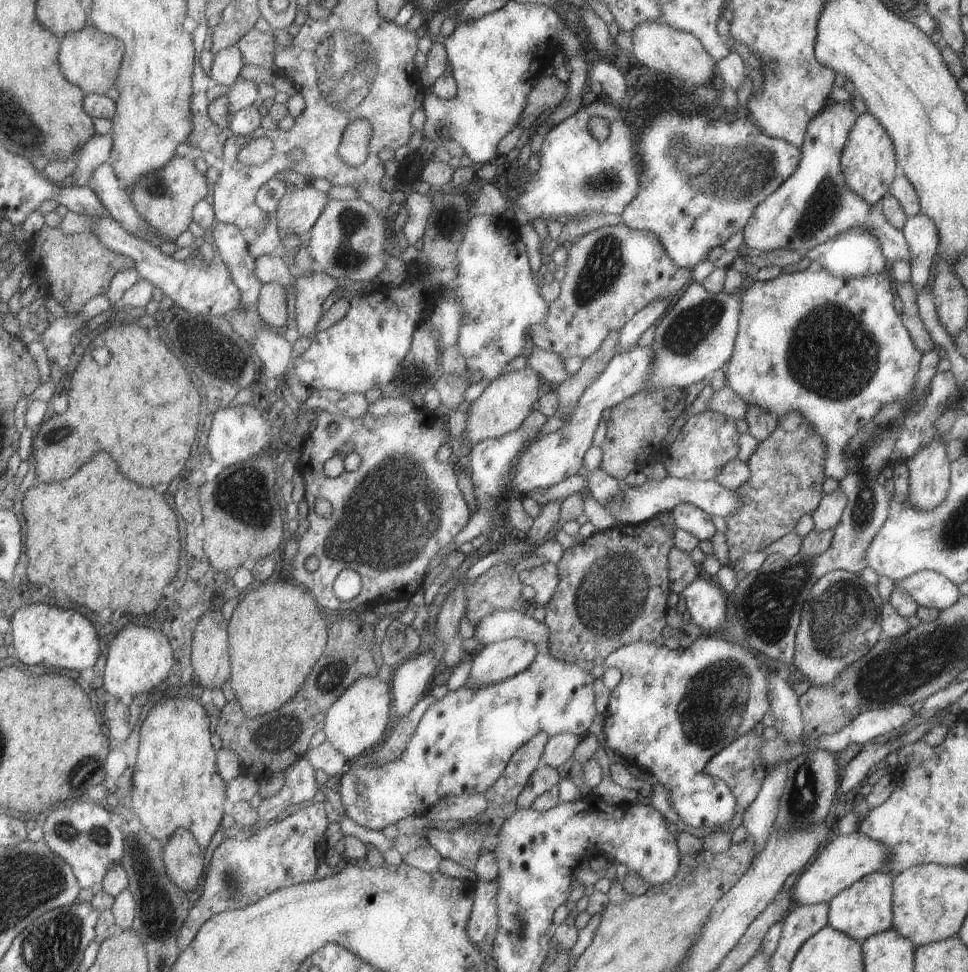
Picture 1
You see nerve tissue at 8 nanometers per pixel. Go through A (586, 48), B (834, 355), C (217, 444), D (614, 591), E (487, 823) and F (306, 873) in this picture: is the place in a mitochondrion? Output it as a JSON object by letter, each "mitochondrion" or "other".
{"A":"other","B":"mitochondrion","C":"other","D":"mitochondrion","E":"other","F":"other"}

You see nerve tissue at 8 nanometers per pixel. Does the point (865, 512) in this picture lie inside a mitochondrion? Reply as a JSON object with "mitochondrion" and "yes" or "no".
{"mitochondrion":"yes"}

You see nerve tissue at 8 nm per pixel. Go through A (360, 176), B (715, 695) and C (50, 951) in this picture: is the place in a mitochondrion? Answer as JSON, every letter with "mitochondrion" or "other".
{"A":"other","B":"mitochondrion","C":"mitochondrion"}

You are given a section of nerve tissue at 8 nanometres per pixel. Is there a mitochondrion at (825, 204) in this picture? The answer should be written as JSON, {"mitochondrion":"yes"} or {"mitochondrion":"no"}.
{"mitochondrion":"yes"}

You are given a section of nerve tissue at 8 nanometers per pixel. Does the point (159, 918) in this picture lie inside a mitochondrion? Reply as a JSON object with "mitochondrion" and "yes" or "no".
{"mitochondrion":"yes"}

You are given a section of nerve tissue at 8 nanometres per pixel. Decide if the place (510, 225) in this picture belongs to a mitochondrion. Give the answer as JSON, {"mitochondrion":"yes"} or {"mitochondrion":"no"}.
{"mitochondrion":"no"}

